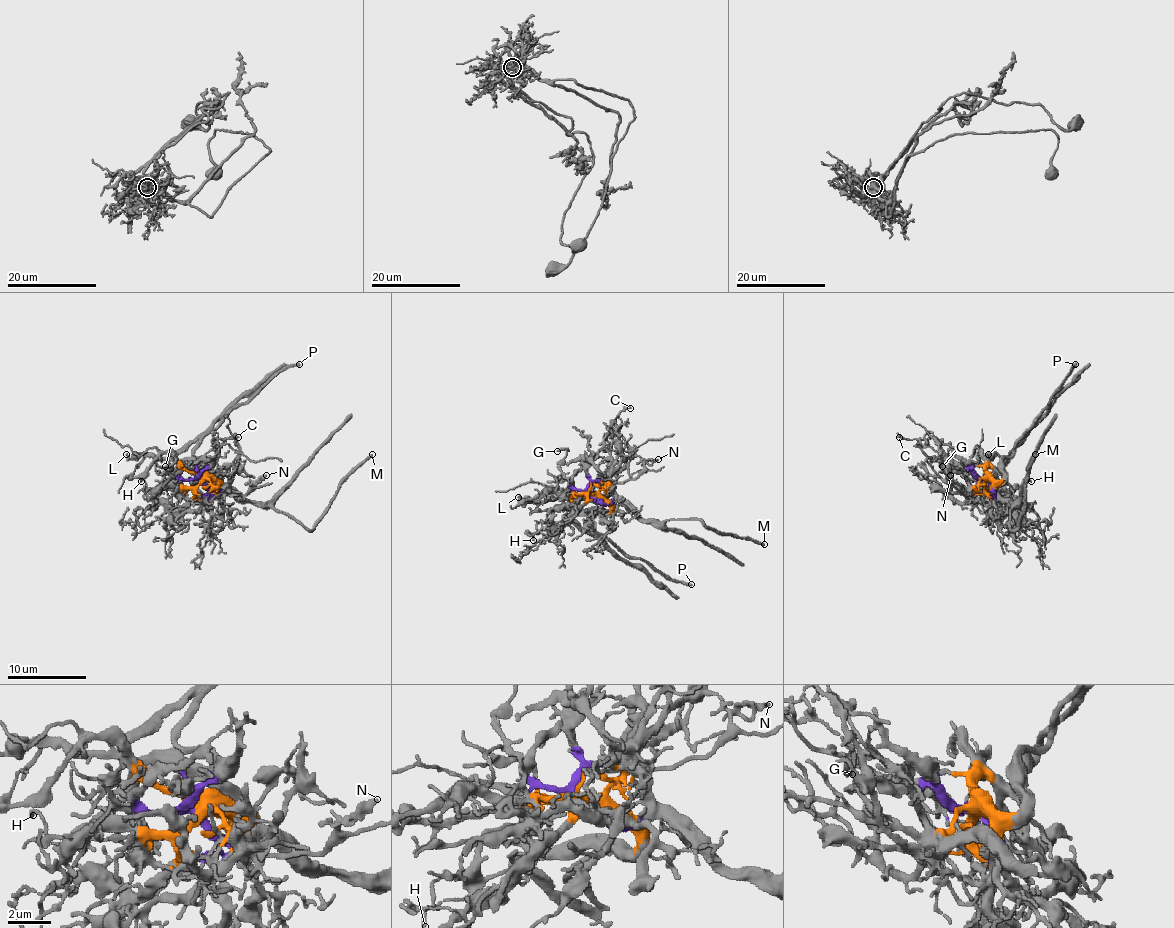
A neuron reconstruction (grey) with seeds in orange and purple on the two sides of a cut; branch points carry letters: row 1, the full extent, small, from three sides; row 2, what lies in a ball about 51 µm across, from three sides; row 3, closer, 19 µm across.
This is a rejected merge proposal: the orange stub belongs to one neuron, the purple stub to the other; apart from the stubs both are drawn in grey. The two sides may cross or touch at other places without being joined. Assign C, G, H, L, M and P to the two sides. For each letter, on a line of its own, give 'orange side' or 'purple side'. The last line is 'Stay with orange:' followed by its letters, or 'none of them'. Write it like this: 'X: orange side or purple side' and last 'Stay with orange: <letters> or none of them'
C: purple side
G: purple side
H: orange side
L: orange side
M: purple side
P: orange side
Stay with orange: H, L, P

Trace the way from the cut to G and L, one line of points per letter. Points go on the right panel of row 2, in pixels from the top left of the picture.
G: (988, 477), (974, 479), (943, 464), (941, 465)
L: (988, 477), (986, 469), (992, 456), (988, 454)

